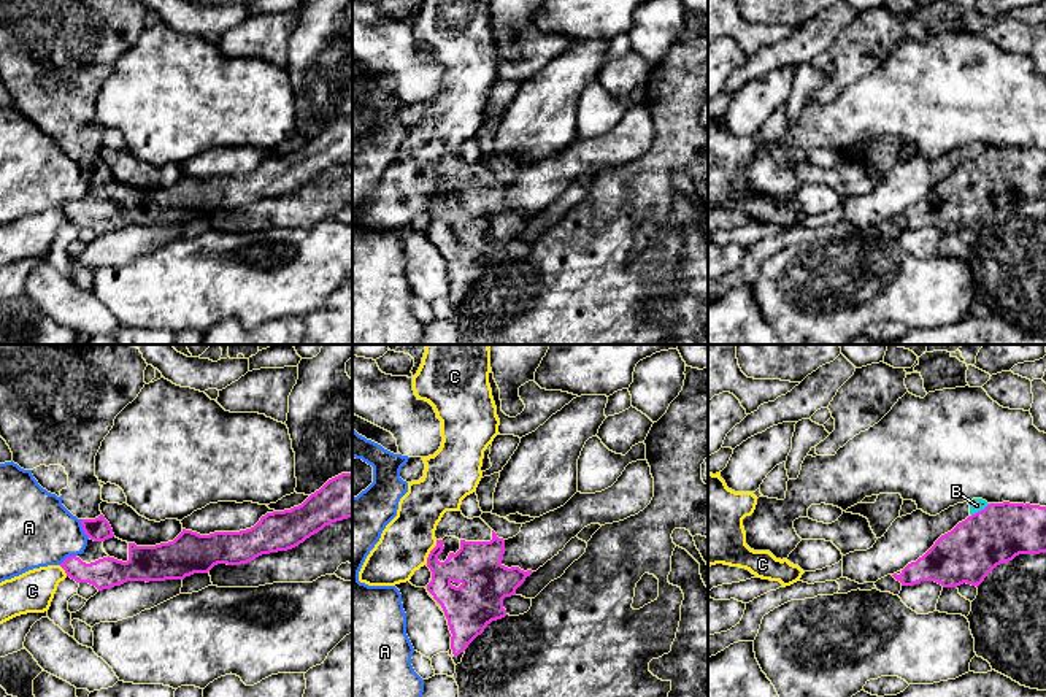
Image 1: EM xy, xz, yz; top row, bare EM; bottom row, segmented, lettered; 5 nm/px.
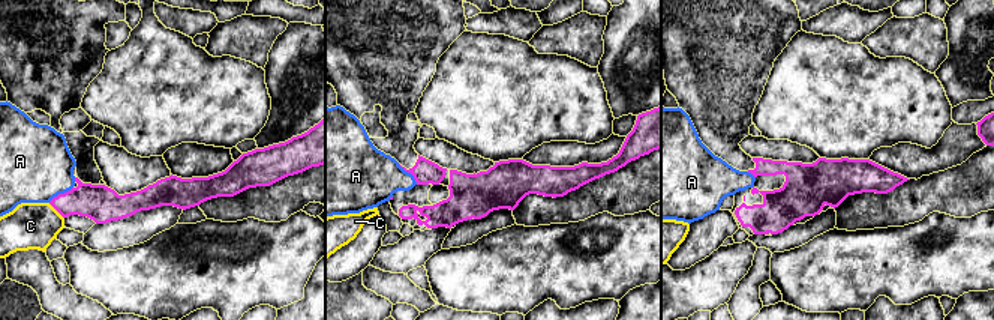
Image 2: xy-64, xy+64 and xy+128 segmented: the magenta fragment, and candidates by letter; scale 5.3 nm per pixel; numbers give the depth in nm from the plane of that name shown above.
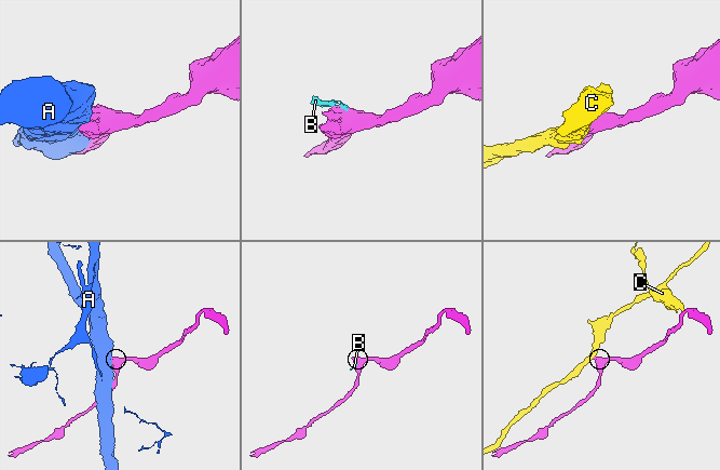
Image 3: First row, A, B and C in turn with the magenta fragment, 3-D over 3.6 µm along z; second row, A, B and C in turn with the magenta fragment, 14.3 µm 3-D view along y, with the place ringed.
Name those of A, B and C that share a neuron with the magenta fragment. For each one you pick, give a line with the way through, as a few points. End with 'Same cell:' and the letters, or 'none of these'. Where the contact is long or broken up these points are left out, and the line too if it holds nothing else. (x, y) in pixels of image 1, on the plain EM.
Same cell: none of these

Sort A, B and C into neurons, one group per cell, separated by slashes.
A / B / C

